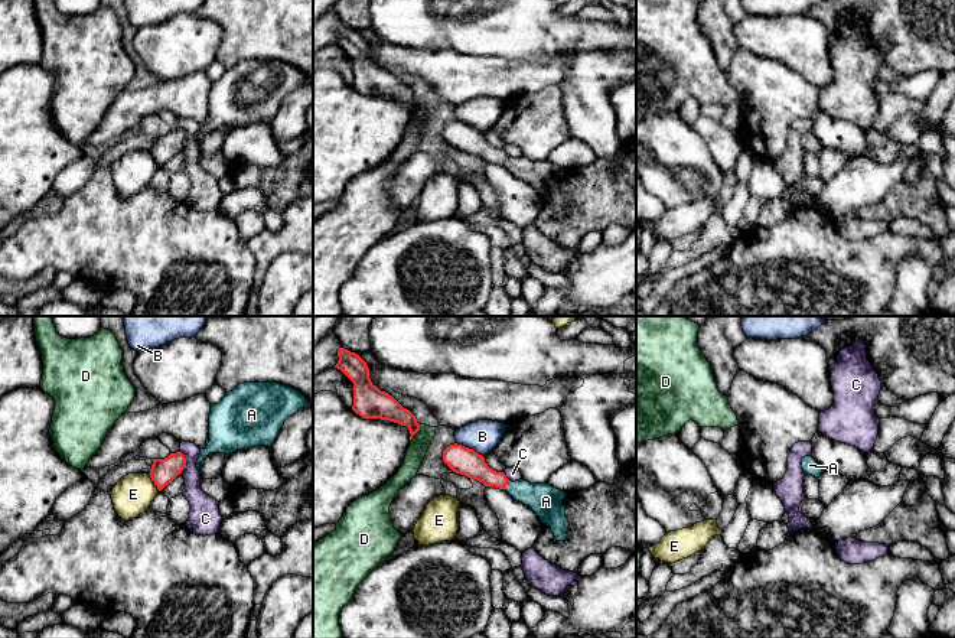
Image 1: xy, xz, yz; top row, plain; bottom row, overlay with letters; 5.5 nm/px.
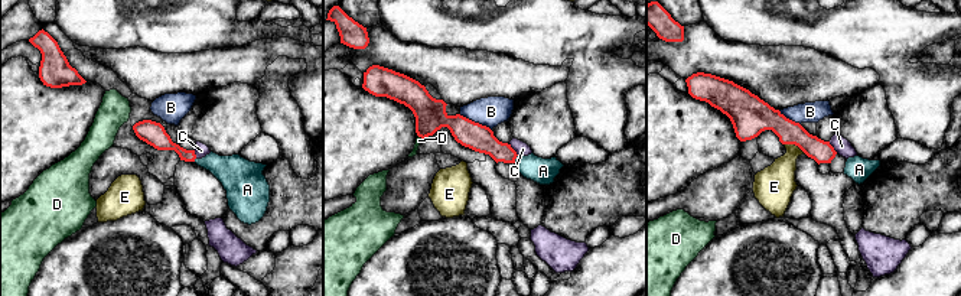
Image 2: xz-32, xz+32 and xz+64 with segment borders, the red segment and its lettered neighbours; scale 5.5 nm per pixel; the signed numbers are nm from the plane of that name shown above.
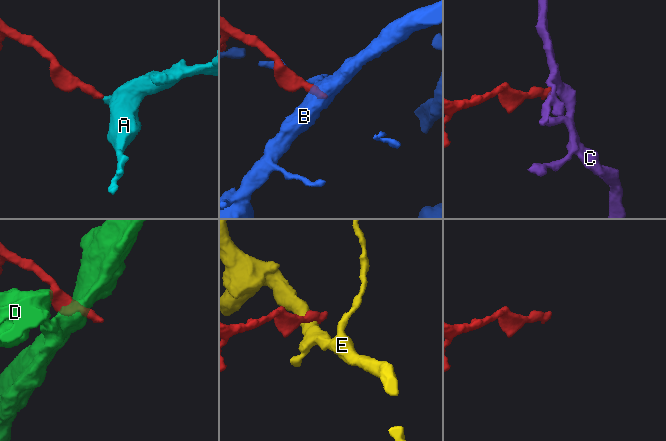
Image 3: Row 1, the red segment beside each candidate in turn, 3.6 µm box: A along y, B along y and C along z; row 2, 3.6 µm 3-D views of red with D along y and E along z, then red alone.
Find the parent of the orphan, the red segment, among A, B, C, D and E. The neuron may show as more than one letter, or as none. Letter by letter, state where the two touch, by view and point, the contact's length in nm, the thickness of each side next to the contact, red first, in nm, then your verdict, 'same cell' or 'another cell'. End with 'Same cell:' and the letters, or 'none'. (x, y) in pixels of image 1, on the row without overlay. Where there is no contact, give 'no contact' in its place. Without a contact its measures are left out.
A: meets red in xz at (507, 160); contact 60 nm long; 150 nm thick on the red side, 180 nm on the other; same cell
B: meets red in xz at (468, 124); contact 170 nm long; 150 nm thick on the red side, 180 nm on the other; another cell
C: meets red in xy at (185, 139); contact 130 nm long; 140 nm thick on the red side, 130 nm on the other; another cell
D: meets red in xz at (416, 108); contact 110 nm long; 150 nm thick on the red side, 110 nm on the other; another cell
E: meets red in xy at (153, 158); contact 120 nm long; 140 nm thick on the red side, 220 nm on the other; another cell
Same cell: A

